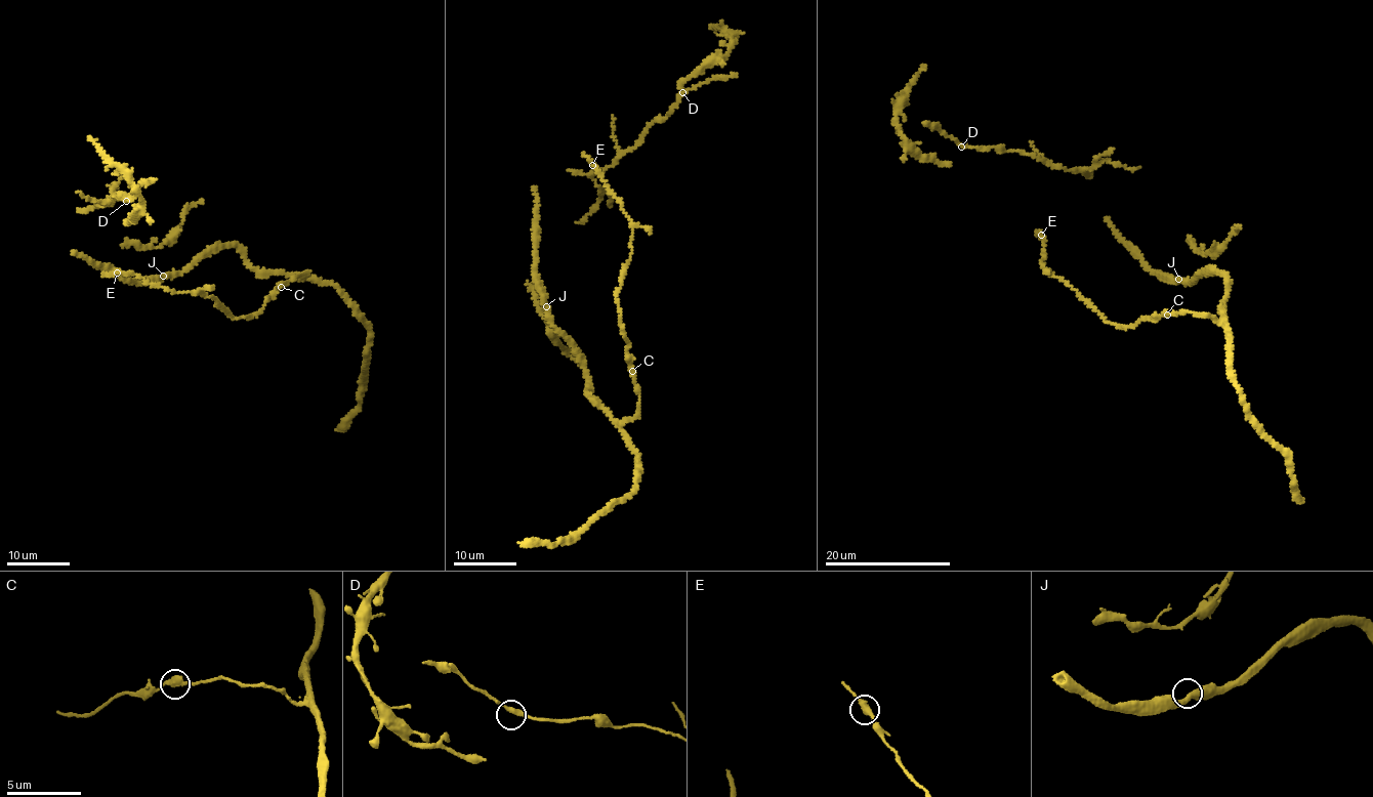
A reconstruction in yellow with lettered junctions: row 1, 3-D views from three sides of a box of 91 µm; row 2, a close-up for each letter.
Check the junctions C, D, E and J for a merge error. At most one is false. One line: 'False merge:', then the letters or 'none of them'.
False merge: none of them

